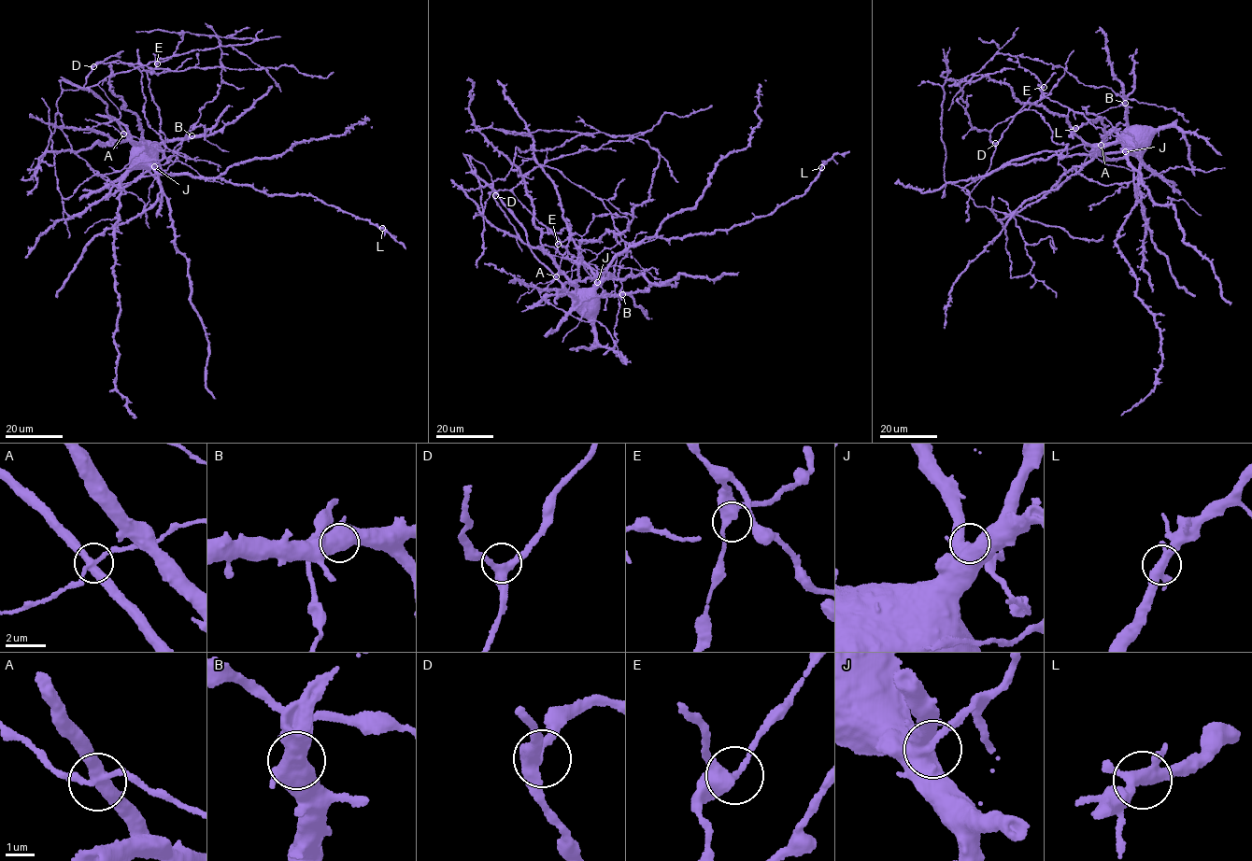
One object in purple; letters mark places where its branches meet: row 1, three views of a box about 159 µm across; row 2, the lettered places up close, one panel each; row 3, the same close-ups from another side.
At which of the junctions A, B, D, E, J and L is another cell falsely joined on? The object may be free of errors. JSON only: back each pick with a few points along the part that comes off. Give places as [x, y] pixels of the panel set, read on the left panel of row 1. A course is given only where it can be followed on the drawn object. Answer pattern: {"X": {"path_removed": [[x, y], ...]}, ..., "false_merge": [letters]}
{"A": {"path_removed": [[124, 134], [162, 152], [157, 143], [151, 142], [121, 170], [109, 166]]}, "false_merge": ["A"]}

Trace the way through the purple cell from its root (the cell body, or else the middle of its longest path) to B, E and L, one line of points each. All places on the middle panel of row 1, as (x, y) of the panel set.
B: (578, 297), (582, 303), (587, 303), (593, 297), (622, 294)
E: (578, 297), (535, 257), (525, 228), (474, 174), (466, 154), (484, 163), (493, 194), (512, 190), (558, 244)
L: (578, 297), (631, 247), (656, 236), (684, 238), (727, 231), (771, 215), (801, 196), (821, 167)

